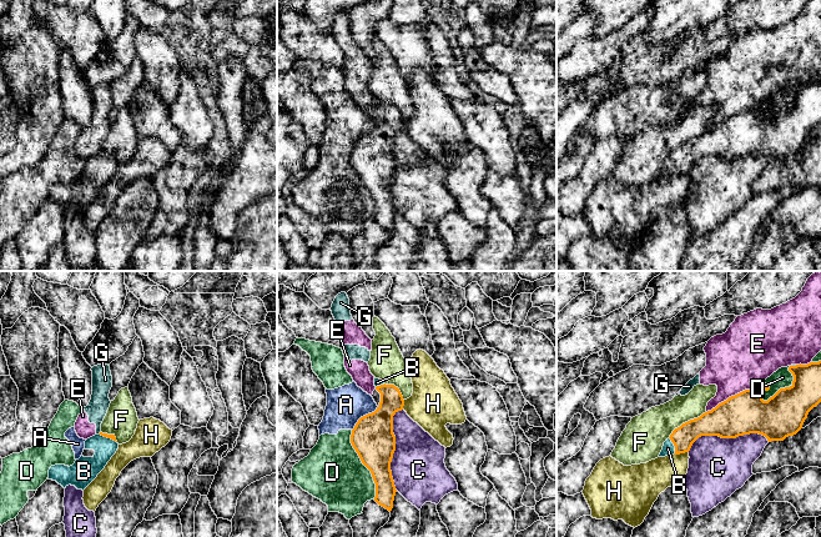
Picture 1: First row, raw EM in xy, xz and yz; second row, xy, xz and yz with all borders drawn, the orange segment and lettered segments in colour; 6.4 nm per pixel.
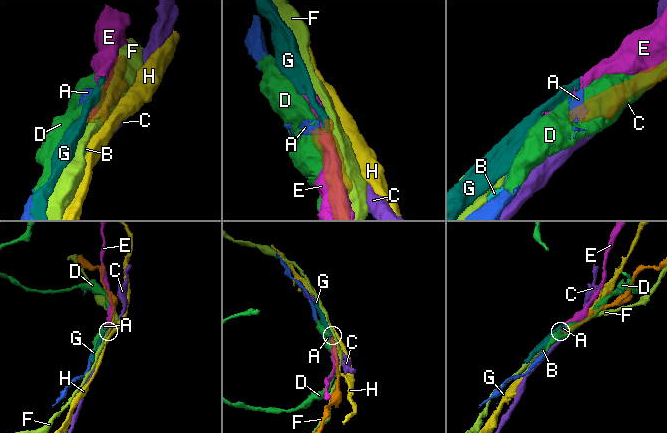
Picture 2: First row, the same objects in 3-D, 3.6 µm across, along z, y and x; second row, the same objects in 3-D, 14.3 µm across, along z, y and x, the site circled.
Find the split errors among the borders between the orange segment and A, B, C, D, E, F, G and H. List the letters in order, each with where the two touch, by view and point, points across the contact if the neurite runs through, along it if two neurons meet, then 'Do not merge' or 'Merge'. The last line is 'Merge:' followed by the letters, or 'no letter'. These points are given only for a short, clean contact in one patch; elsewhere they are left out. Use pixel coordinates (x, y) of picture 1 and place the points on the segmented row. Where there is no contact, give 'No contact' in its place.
A: Touches orange at xz (363, 416). Do not merge
B: Touches orange at yz (674, 445). Path across: yz (683, 437), (674, 445), (668, 448). Merge
C: Touches orange at yz (726, 437). Do not merge
D: Touches orange at yz (790, 386). Do not merge
E: Touches orange at yz (735, 395). Do not merge
F: Touches orange at yz (685, 422). Do not merge
G: No contact. Do not merge
H: Touches orange at yz (680, 452). Do not merge
Merge: B

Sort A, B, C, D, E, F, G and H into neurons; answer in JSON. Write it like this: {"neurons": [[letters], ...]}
{"neurons": [["A", "D"], ["B"], ["C"], ["E", "G"], ["F"], ["H"]]}

